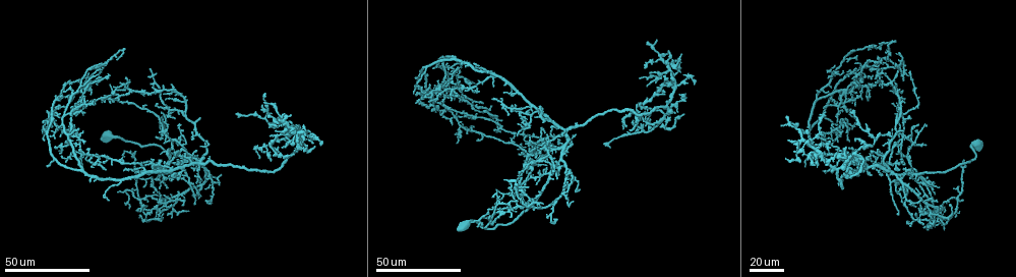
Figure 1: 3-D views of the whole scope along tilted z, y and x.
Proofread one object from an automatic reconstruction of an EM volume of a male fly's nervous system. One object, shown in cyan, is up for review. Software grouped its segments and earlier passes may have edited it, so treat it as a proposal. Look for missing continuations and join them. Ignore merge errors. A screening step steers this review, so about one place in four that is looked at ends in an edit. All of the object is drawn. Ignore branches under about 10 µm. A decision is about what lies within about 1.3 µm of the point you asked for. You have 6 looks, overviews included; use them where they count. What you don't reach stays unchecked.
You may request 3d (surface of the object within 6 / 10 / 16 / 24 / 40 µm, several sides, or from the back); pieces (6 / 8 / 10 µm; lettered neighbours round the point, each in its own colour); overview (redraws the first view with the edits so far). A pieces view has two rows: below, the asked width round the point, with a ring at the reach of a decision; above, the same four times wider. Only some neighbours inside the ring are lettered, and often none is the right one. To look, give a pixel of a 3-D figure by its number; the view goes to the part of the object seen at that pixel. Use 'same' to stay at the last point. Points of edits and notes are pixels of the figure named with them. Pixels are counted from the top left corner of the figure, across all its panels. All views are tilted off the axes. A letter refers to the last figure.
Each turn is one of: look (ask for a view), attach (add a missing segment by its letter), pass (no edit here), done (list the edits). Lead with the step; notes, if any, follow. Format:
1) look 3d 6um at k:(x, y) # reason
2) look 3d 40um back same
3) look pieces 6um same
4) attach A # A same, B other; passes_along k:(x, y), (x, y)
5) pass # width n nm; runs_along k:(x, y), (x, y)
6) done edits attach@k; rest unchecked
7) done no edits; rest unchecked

look 3d 24um at 1:(463, 63) # branch stops here

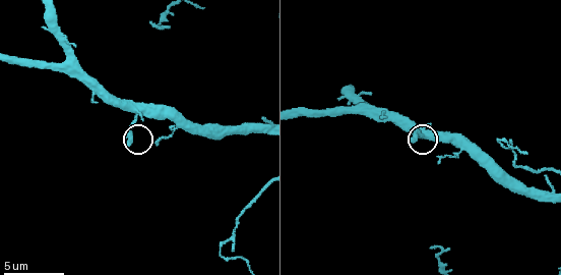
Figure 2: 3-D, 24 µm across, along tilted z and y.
look pieces 8um at 2:(128, 146)

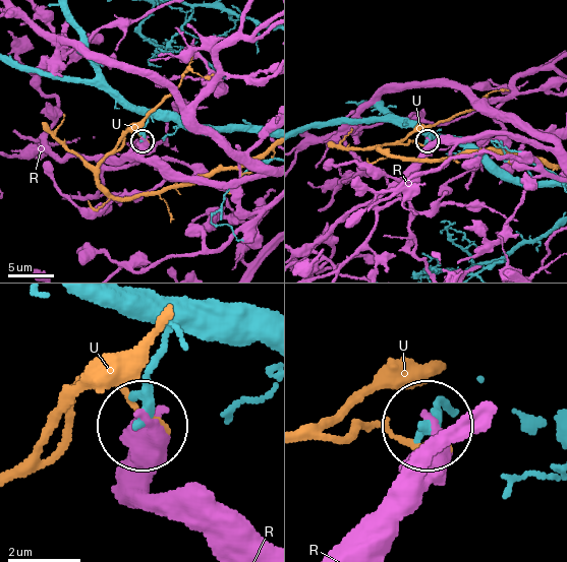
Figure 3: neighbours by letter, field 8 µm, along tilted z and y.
pass # width 210 nm; R other, U other; none of them fits

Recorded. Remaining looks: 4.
look 3d 40um at 1:(837, 124) # stops while still wide

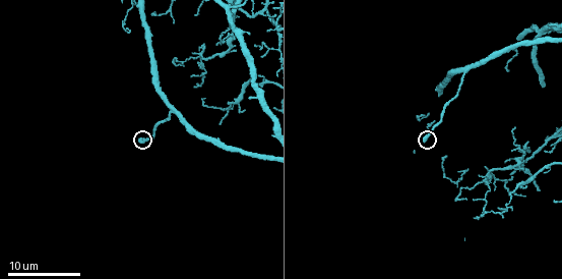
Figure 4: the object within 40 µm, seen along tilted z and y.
look pieces 8um at 4:(140, 138)

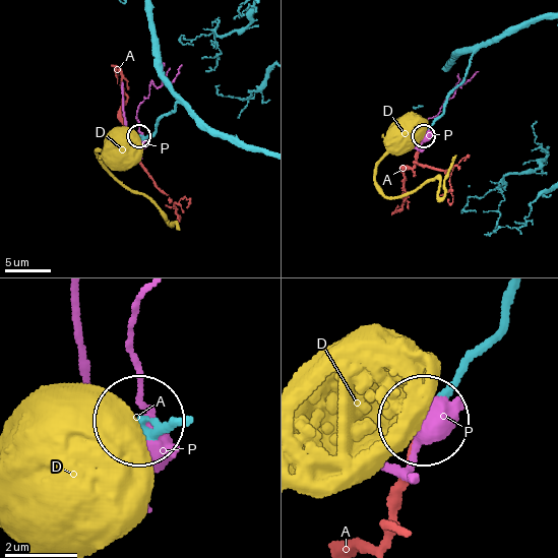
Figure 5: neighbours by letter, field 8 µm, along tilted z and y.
attach A # width 370 nm; A same, D other, P other; it goes on there

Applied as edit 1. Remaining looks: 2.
look 3d 40um at 1:(903, 131) # branch stops here

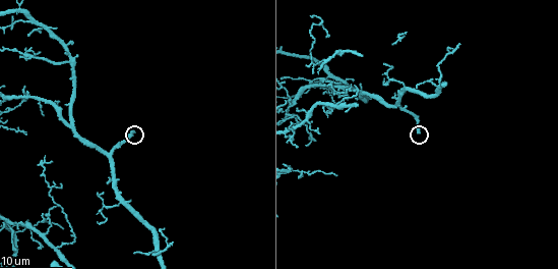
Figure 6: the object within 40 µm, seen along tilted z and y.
look pieces 6um at 6:(418, 130)

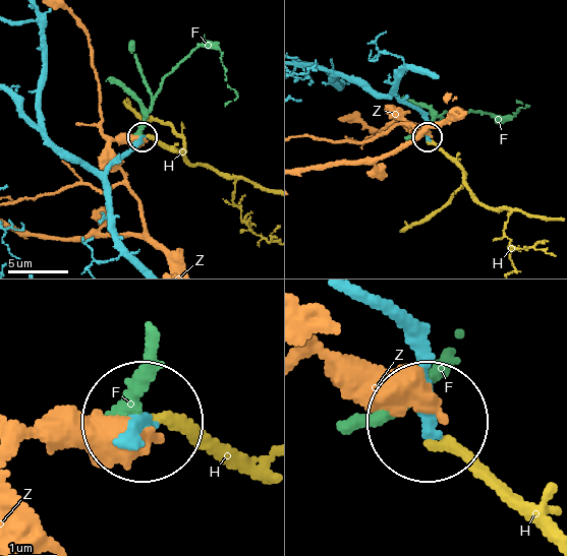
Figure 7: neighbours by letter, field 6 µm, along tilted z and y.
attach H # F other, H same, Z other; passes_along 7:(386, 313), (421, 372), (432, 430), (502, 479), (547, 537); it goes on there

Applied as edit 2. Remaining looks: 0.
done edits attach@5, attach@7; rest unchecked

